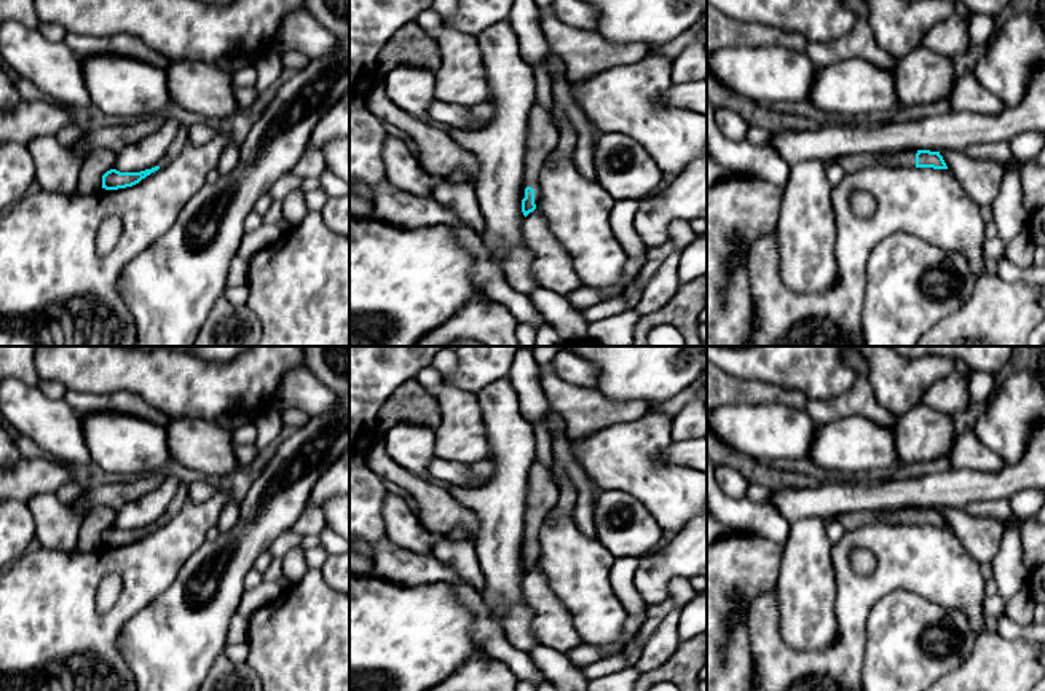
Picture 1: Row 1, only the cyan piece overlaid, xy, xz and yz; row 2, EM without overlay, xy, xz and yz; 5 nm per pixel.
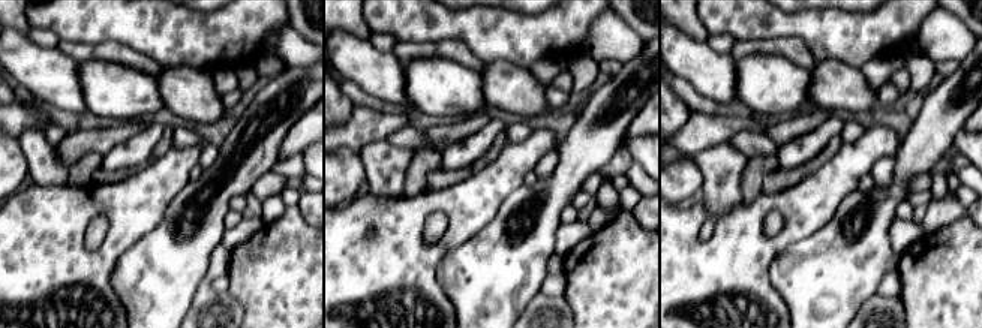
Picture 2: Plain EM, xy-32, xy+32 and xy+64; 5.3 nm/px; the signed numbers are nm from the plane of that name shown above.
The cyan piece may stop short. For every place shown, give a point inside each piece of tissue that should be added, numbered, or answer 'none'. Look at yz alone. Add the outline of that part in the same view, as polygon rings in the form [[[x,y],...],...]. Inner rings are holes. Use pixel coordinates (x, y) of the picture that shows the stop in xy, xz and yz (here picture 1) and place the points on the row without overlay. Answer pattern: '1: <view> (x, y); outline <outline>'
1: yz (906, 516); outline [[[905,507],[900,511],[889,512],[885,515],[874,512],[852,512],[852,514],[841,514],[836,519],[844,525],[846,531],[855,531],[865,527],[866,523],[879,519],[885,519],[892,523],[900,523],[900,525],[916,525],[916,511],[917,507]]]

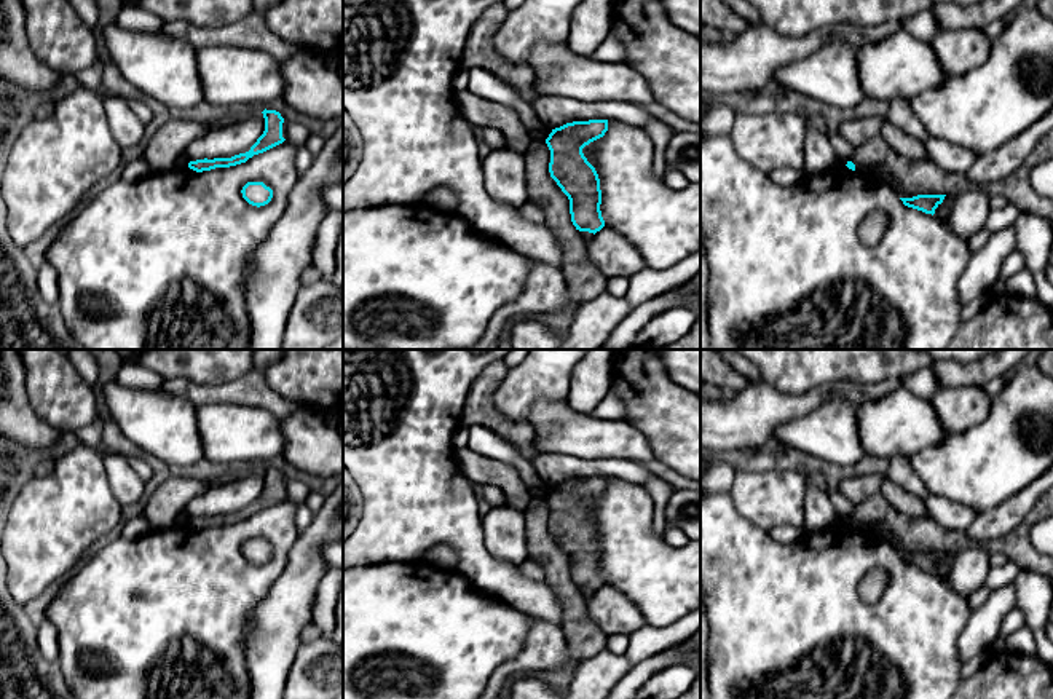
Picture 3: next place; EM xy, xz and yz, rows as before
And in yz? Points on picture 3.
none

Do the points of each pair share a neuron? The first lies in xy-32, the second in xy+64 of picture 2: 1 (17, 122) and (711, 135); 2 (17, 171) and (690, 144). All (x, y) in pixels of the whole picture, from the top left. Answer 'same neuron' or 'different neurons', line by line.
1: same neuron
2: different neurons

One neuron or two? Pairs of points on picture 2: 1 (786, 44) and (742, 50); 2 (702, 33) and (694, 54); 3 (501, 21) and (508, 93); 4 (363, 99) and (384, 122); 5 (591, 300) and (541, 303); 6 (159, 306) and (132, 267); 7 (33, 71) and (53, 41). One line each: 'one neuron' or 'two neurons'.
1: one neuron
2: two neurons
3: two neurons
4: two neurons
5: two neurons
6: one neuron
7: two neurons

